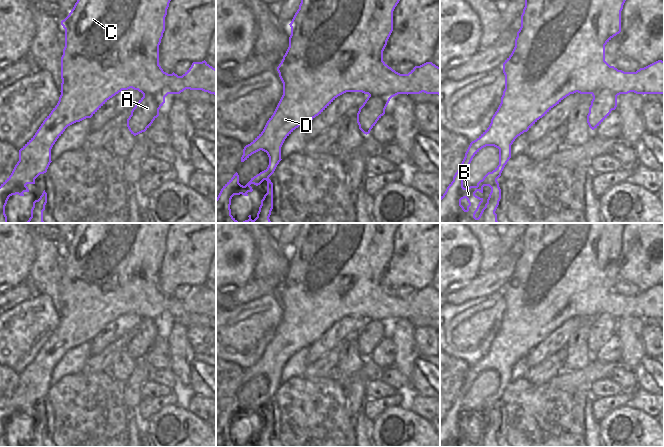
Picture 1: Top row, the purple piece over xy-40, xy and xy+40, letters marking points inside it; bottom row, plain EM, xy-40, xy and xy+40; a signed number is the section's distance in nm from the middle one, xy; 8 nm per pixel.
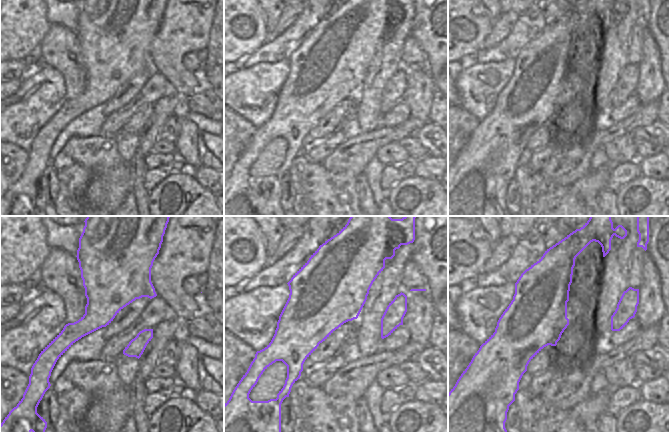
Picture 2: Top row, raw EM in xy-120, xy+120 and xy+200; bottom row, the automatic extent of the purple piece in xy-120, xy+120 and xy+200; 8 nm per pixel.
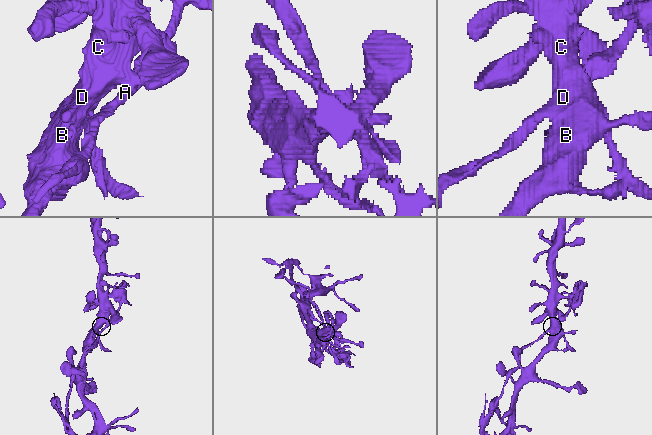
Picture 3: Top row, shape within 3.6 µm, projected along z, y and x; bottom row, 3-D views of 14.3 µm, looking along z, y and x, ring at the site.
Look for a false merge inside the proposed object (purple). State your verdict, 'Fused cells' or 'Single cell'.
Fused cells.

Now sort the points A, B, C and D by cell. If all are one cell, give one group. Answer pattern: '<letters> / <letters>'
A / B C D

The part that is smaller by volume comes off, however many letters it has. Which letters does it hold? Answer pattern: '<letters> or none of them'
A

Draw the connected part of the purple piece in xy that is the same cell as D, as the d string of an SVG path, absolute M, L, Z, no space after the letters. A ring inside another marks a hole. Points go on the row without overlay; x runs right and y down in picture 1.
M301 223L299 233L295 237L291 247L291 259L289 271L277 295L283 307L283 319L273 337L267 345L263 355L243 373L241 386L247 384L252 378L262 374L269 381L269 389L266 394L260 396L245 409L239 407L239 399L236 396L223 410L216 422L216 447L271 447L269 441L273 433L273 407L269 401L274 397L281 383L281 371L285 363L299 350L310 346L321 338L338 320L346 316L362 316L369 320L384 320L392 322L398 318L438 318L440 319L440 291L432 286L426 286L415 290L408 298L400 298L389 291L383 285L383 275L393 255L393 235L400 223ZM267 405L267 417L261 424L257 441L243 446L238 446L231 439L231 423L234 419L248 420L253 413L250 410L260 409Z

